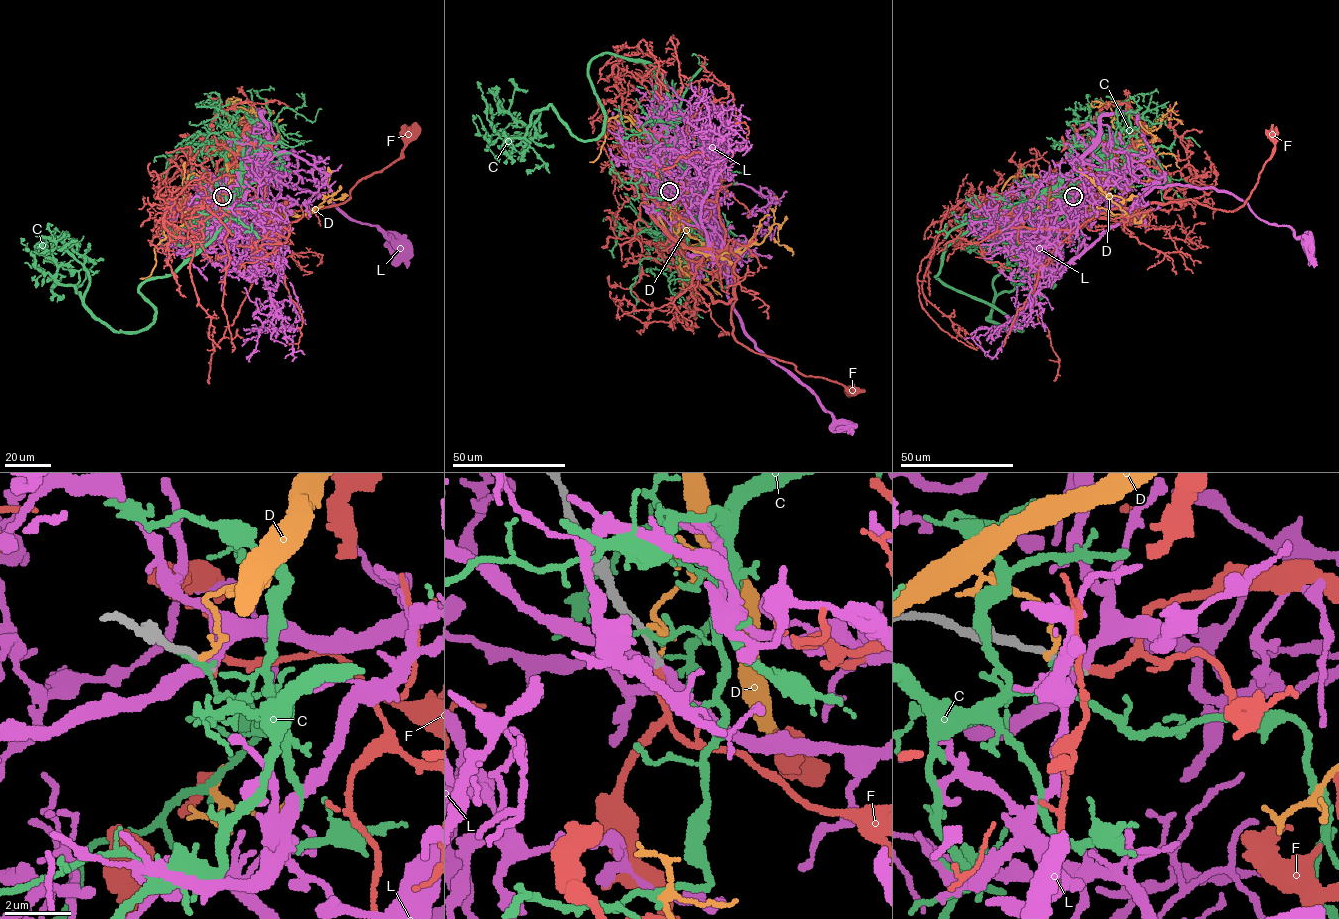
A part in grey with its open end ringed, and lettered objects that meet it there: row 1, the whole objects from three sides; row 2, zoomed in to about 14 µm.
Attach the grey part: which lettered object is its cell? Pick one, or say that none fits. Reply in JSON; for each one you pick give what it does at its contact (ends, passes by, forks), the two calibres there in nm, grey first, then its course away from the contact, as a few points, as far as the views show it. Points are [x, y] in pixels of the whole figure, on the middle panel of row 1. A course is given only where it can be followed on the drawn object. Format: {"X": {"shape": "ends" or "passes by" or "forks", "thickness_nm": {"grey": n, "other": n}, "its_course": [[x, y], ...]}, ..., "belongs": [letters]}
{"F": {"shape": "ends", "thickness_nm": {"grey": 180, "other": 280}, "its_course": [[670, 192], [678, 252], [697, 280], [691, 289], [697, 282], [714, 301], [736, 299], [733, 337], [850, 392]]}, "belongs": ["F"]}

